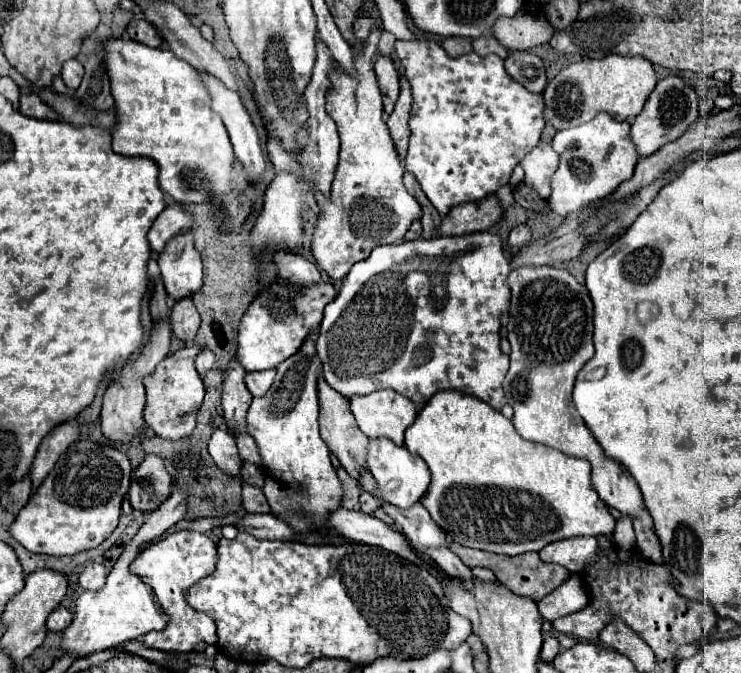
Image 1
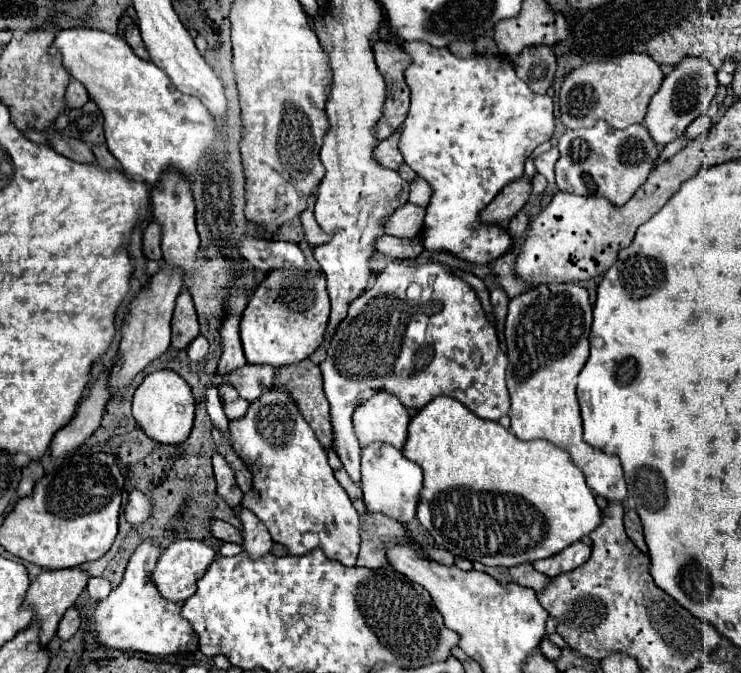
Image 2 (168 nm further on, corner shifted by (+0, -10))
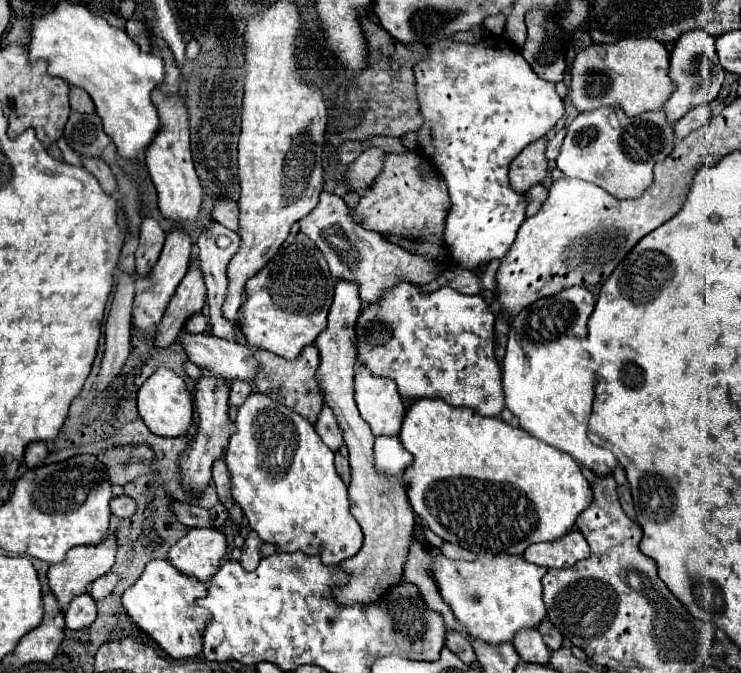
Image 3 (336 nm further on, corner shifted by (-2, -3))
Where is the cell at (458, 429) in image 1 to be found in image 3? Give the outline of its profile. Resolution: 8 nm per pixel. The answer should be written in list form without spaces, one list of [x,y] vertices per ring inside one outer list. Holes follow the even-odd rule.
[[[419,399],[417,403],[413,403],[407,411],[407,417],[403,419],[403,429],[399,433],[399,439],[403,443],[403,447],[415,457],[411,469],[407,469],[405,473],[405,485],[407,485],[407,497],[411,507],[415,509],[415,513],[419,513],[427,525],[431,527],[431,531],[435,535],[439,535],[443,541],[447,543],[455,543],[461,545],[473,553],[489,553],[489,555],[497,555],[497,553],[507,553],[507,555],[521,555],[529,545],[533,543],[543,543],[543,541],[557,541],[563,535],[567,535],[573,527],[577,517],[593,503],[593,491],[587,483],[587,479],[583,477],[583,471],[579,467],[579,463],[575,459],[571,459],[567,453],[531,437],[529,433],[525,433],[519,427],[511,427],[507,425],[503,419],[497,417],[483,417],[479,413],[475,413],[473,409],[467,407],[451,407],[447,405],[443,399]]]

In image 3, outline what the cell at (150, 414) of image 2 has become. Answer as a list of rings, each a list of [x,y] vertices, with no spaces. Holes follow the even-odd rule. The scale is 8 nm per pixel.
[[[157,367],[155,373],[139,387],[137,391],[137,407],[139,417],[145,421],[151,433],[163,435],[163,437],[181,437],[187,433],[191,419],[193,419],[193,399],[191,393],[175,371],[167,367]]]

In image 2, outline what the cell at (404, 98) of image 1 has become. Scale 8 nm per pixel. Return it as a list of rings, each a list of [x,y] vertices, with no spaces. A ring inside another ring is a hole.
[[[395,132],[393,136],[389,136],[387,140],[381,140],[375,150],[373,150],[373,156],[377,160],[381,160],[381,164],[389,170],[397,170],[399,164],[403,164],[403,156],[397,148],[397,138],[399,138],[399,132]]]

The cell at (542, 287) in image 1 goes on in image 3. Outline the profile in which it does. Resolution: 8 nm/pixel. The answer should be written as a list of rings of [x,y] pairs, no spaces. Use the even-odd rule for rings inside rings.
[[[575,285],[571,289],[563,289],[553,297],[537,299],[521,313],[517,313],[509,325],[509,343],[507,353],[503,357],[503,391],[507,409],[519,419],[519,427],[523,431],[549,443],[555,449],[569,453],[577,463],[589,467],[597,477],[605,477],[613,473],[613,469],[617,467],[617,459],[611,449],[597,447],[587,439],[587,421],[593,403],[595,373],[587,363],[587,351],[583,347],[583,341],[587,339],[587,321],[593,313],[593,307],[593,293],[585,287]]]

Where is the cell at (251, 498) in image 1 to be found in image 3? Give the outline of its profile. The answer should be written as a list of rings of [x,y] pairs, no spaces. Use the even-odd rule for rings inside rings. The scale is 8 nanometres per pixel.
[[[251,531],[251,533],[247,535],[247,539],[245,539],[243,555],[241,555],[241,565],[243,565],[247,571],[251,571],[251,569],[255,569],[255,567],[259,565],[259,561],[261,561],[261,545],[263,545],[261,537],[257,537],[257,535]]]

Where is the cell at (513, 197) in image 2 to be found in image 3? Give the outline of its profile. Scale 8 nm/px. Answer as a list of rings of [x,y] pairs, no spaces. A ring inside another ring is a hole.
[[[539,139],[527,145],[527,149],[523,149],[523,153],[519,153],[513,159],[509,169],[509,183],[513,191],[523,195],[527,193],[527,189],[531,189],[533,185],[539,185],[545,179],[547,175],[545,147],[547,147],[547,141]]]

